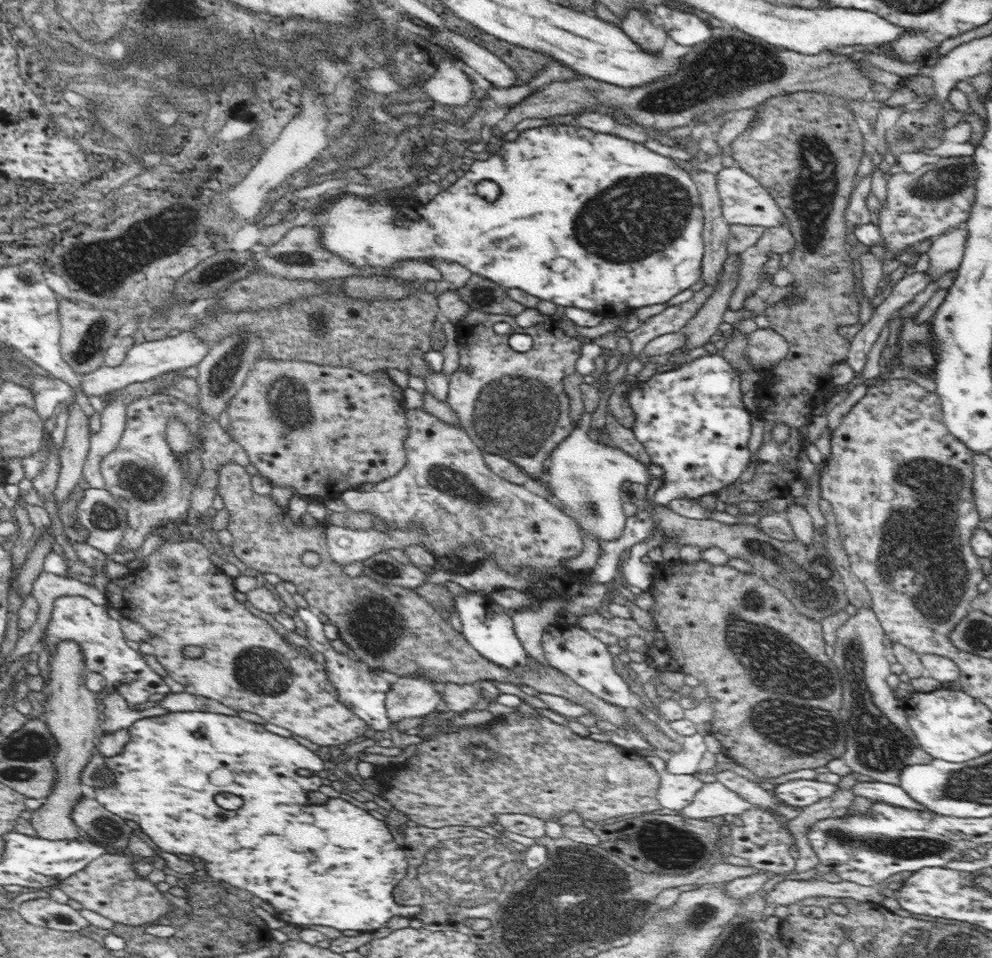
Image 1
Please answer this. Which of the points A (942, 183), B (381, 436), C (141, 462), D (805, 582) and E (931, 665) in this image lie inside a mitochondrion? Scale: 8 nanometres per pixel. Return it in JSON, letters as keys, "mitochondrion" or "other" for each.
{"A":"mitochondrion","B":"other","C":"mitochondrion","D":"mitochondrion","E":"other"}

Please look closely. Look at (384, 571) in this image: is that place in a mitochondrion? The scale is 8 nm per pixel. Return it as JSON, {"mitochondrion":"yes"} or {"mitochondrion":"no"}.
{"mitochondrion":"yes"}

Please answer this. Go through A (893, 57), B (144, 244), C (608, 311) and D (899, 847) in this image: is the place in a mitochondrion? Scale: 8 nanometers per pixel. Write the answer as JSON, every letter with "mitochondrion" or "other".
{"A":"other","B":"mitochondrion","C":"other","D":"mitochondrion"}

